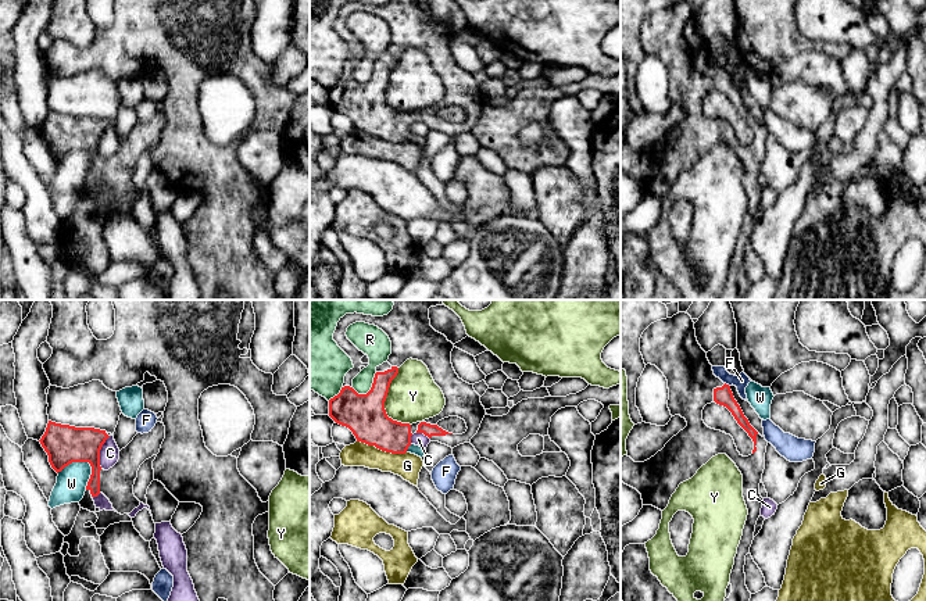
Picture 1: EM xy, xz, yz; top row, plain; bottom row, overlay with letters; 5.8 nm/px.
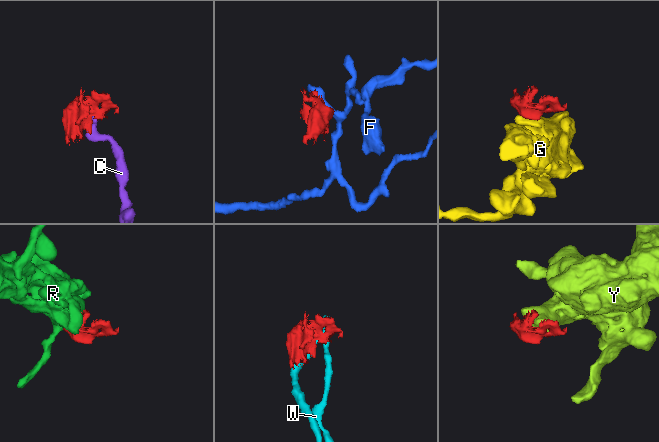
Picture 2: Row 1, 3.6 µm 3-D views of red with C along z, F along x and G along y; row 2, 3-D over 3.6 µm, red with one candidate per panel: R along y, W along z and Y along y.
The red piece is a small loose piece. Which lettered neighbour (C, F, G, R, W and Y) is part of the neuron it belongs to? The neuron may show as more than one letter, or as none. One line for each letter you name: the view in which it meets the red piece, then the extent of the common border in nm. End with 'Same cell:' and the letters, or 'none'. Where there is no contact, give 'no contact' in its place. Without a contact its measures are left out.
Same cell: none

